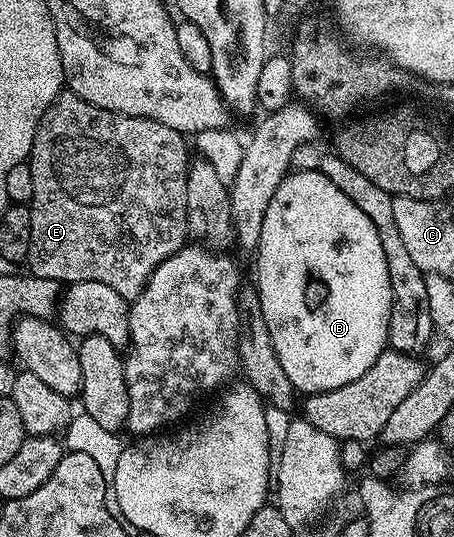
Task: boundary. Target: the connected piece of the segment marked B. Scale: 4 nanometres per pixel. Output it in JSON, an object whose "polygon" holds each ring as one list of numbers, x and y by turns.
{"polygon":[[318,170,293,171,275,187,267,215,263,215,263,231,255,250,257,286,255,292,261,318,267,323,275,355,291,379,298,394,322,393,343,387,379,359,389,344,391,315,391,279,387,275,387,259,375,223]]}

